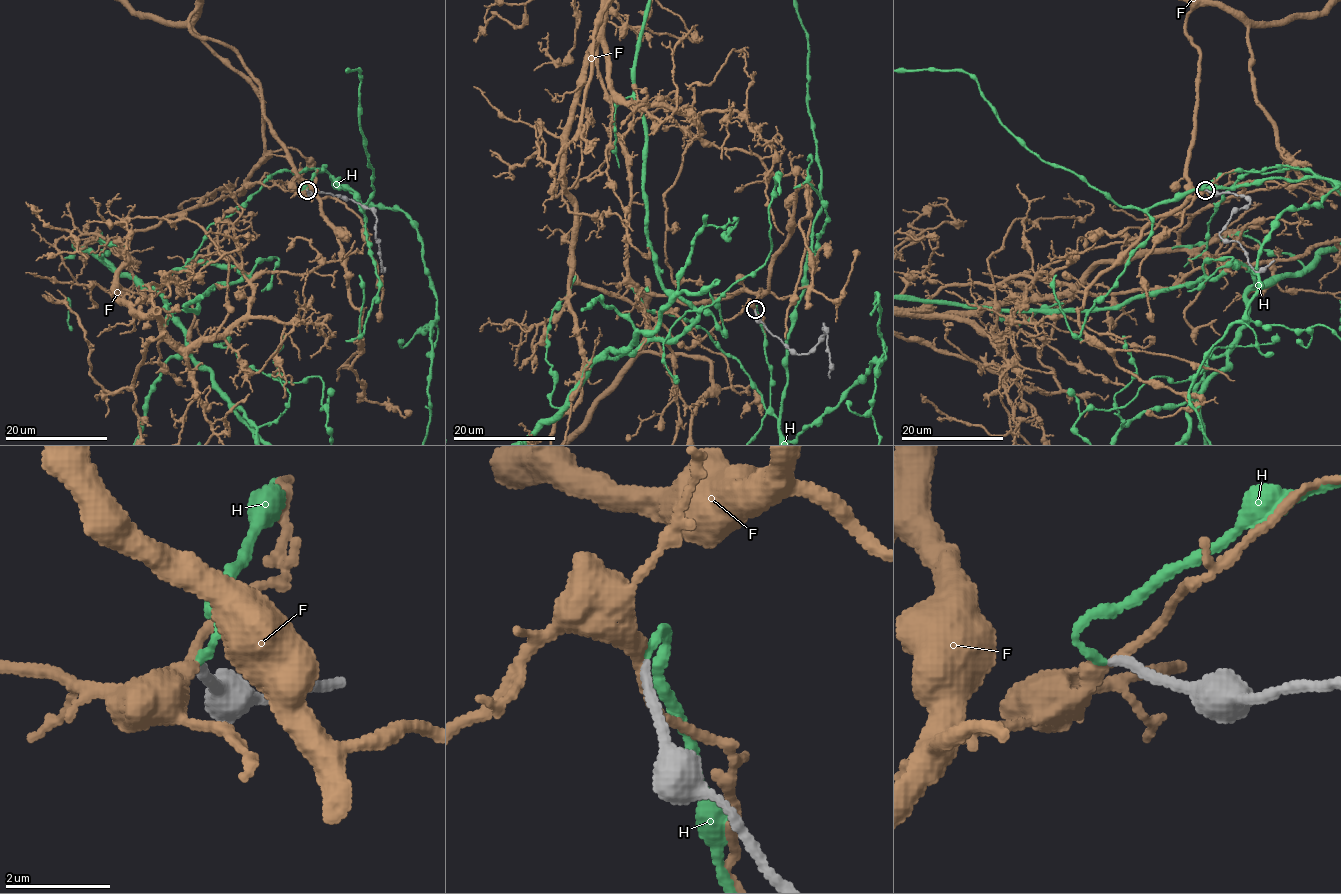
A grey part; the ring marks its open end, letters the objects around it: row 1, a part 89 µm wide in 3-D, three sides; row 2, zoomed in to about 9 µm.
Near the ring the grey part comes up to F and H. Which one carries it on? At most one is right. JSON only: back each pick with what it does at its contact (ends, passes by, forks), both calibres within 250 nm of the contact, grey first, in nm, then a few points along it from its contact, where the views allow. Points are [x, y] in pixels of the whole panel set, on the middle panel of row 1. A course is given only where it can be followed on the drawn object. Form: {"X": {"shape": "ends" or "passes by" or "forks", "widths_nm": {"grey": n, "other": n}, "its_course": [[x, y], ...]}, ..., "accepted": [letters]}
{"H": {"shape": "ends", "widths_nm": {"grey": 180, "other": 130}}, "accepted": ["H"]}

